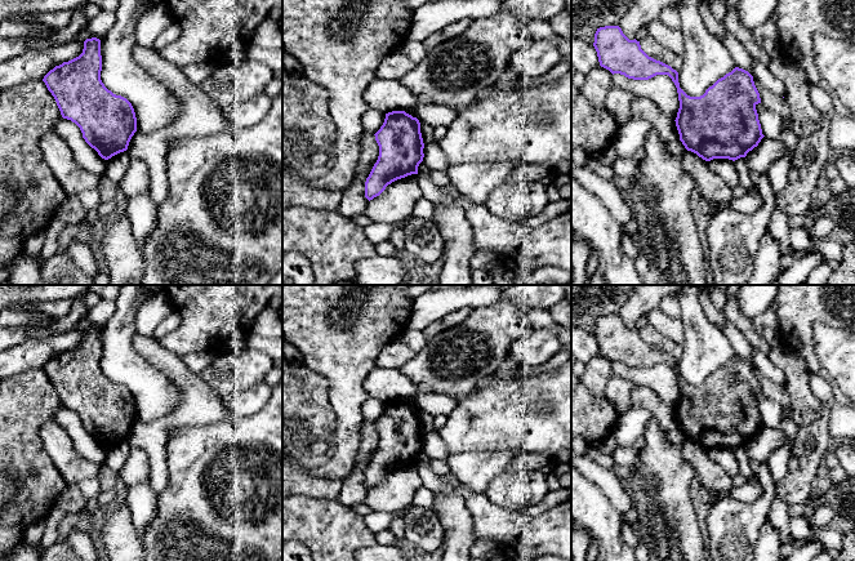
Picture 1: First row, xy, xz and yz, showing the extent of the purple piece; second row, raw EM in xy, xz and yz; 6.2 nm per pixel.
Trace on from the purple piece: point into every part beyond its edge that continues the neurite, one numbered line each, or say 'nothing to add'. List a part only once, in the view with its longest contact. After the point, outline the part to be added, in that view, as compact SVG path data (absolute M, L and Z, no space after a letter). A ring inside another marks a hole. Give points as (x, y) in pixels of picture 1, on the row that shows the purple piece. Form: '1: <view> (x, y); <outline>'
nothing to add

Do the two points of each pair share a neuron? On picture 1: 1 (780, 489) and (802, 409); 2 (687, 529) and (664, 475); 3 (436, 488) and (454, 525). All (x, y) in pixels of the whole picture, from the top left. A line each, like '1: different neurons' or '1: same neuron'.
1: same neuron
2: same neuron
3: different neurons

